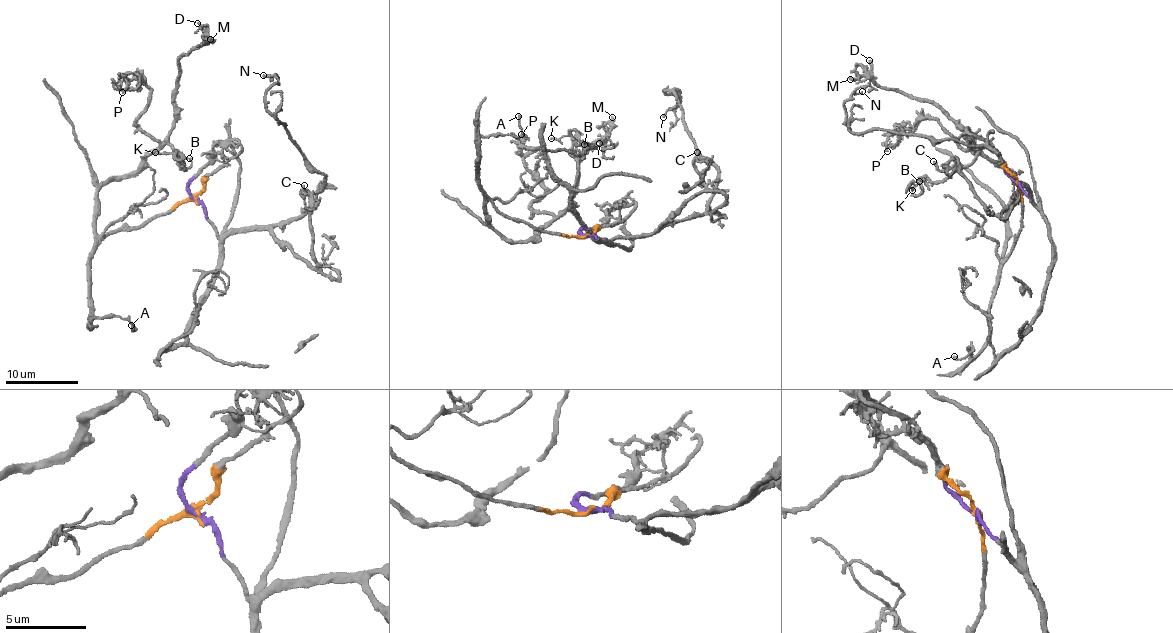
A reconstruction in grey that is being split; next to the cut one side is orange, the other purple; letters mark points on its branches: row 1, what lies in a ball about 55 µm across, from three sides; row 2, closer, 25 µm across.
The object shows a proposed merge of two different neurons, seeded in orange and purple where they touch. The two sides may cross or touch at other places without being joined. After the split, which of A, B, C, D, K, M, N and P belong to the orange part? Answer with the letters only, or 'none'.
A, B, D, K, M, P

